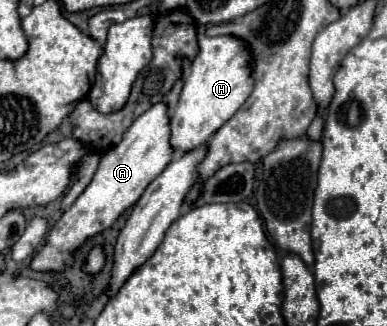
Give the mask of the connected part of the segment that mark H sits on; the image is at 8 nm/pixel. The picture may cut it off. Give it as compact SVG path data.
M200 29L198 43L200 53L186 71L184 89L170 121L170 141L172 147L180 151L190 151L198 145L204 145L226 123L226 119L230 119L238 107L242 107L254 89L254 77L250 75L250 47L246 47L244 39L238 39L234 35L206 37Z

